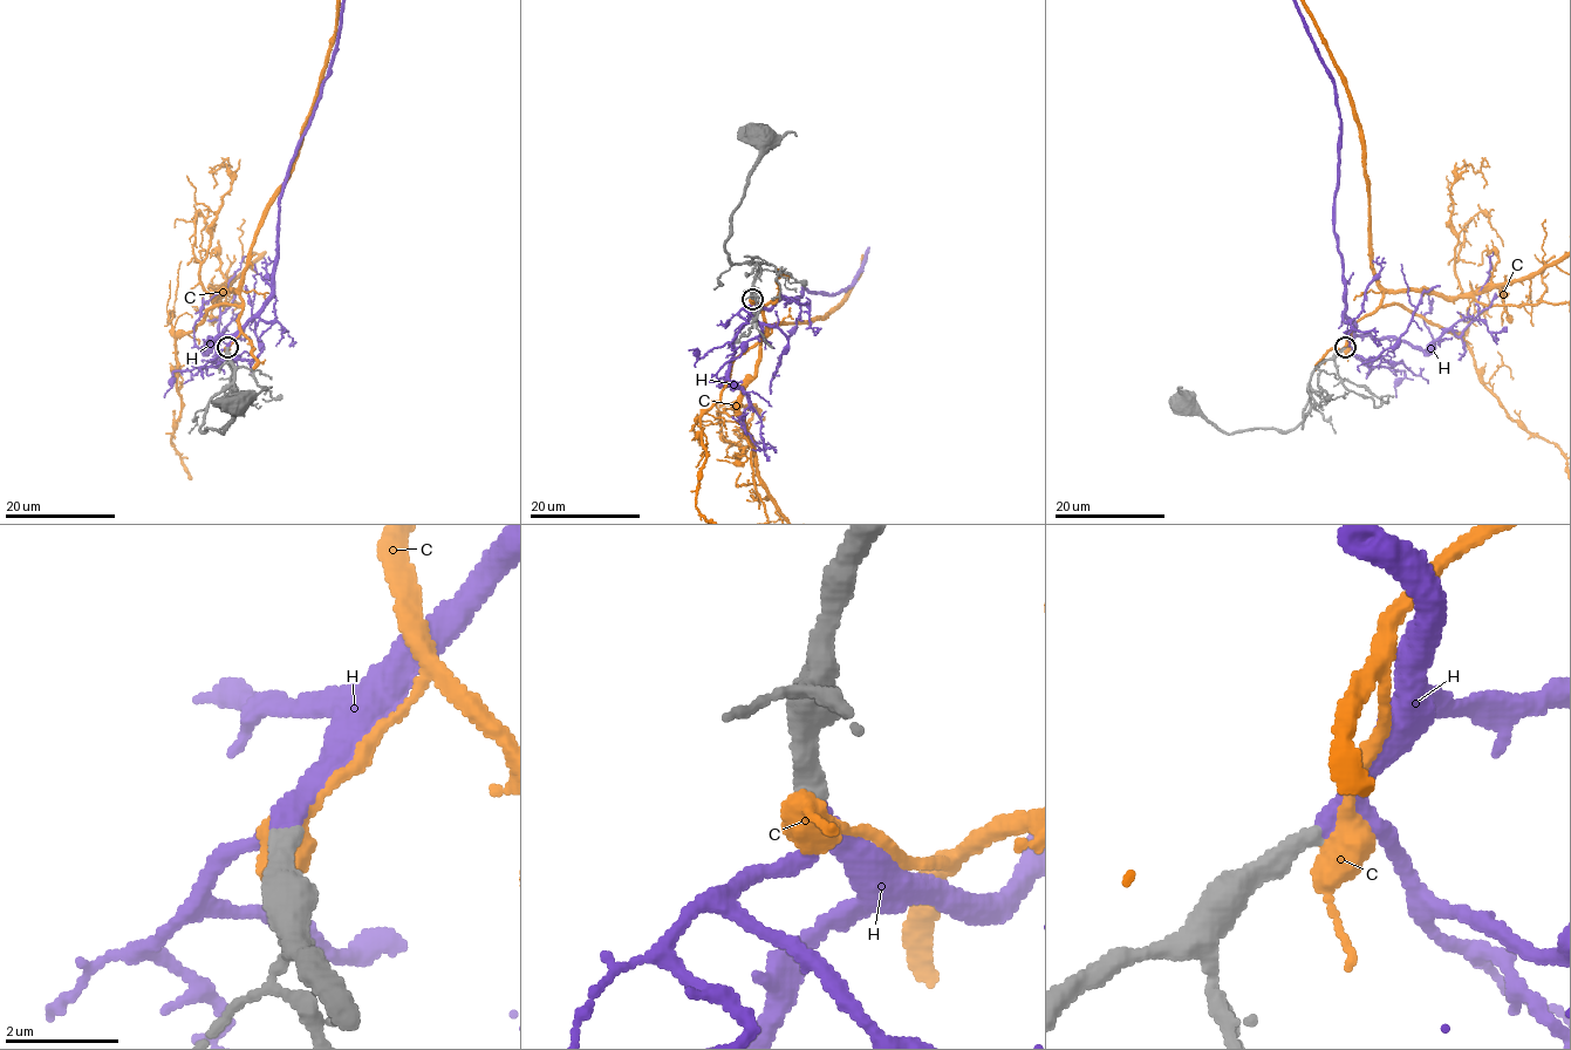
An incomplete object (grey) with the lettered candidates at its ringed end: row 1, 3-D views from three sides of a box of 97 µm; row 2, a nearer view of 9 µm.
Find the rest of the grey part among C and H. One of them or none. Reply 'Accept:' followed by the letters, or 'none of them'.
Accept: H

